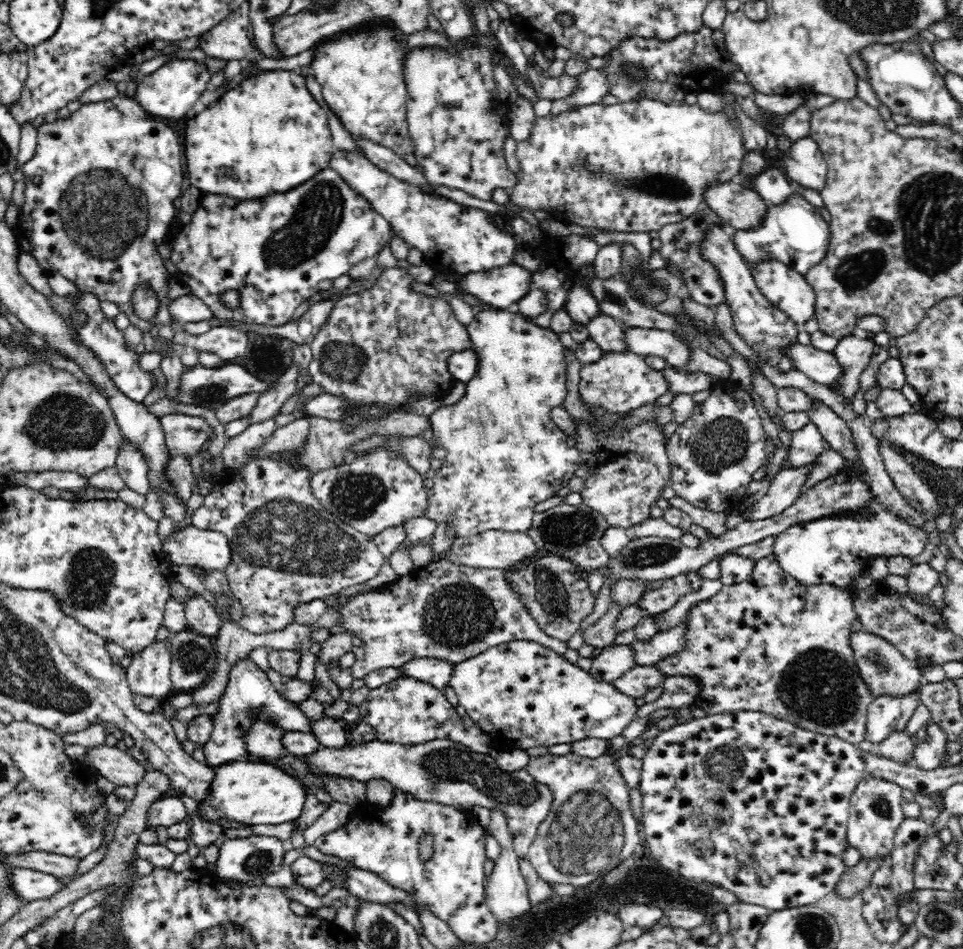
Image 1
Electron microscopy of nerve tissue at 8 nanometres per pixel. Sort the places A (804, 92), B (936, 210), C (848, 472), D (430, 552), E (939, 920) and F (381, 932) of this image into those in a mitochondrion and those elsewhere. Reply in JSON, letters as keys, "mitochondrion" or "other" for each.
{"A":"other","B":"mitochondrion","C":"other","D":"other","E":"mitochondrion","F":"mitochondrion"}

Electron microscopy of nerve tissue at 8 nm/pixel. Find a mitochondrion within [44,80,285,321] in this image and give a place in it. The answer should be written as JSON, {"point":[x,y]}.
{"point":[105,213]}

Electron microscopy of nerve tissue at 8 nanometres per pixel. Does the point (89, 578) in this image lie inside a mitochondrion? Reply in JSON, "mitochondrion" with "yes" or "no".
{"mitochondrion":"yes"}

